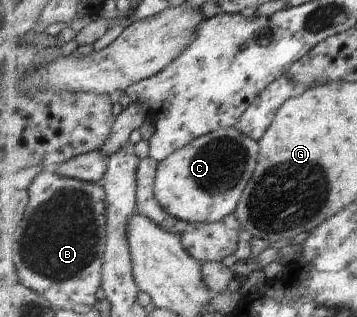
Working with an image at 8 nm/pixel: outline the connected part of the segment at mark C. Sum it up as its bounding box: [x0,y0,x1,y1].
[154,127,260,223]

